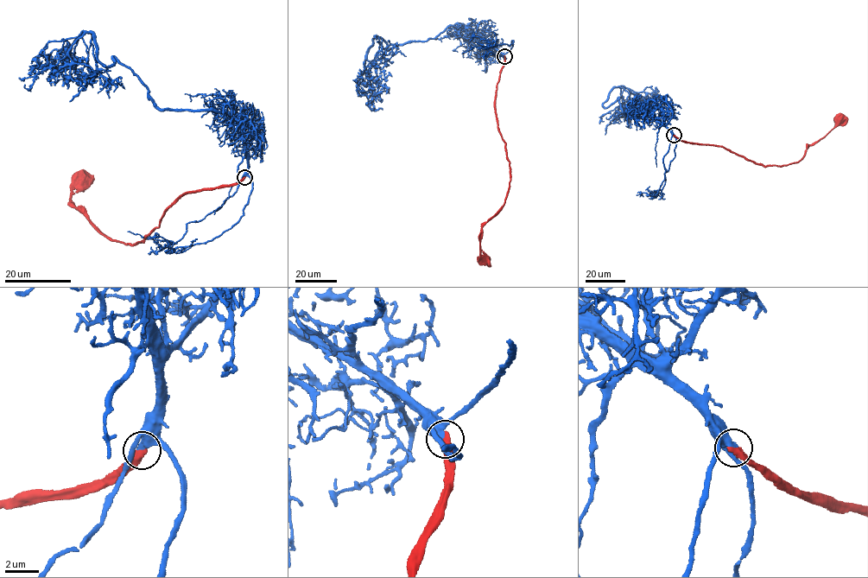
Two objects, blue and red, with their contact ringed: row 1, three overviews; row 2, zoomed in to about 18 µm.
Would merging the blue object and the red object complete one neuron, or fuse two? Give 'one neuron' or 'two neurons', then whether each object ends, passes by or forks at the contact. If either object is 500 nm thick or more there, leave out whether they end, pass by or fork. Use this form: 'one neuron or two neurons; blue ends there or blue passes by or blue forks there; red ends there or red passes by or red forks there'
one neuron; blue ends there; red ends there

